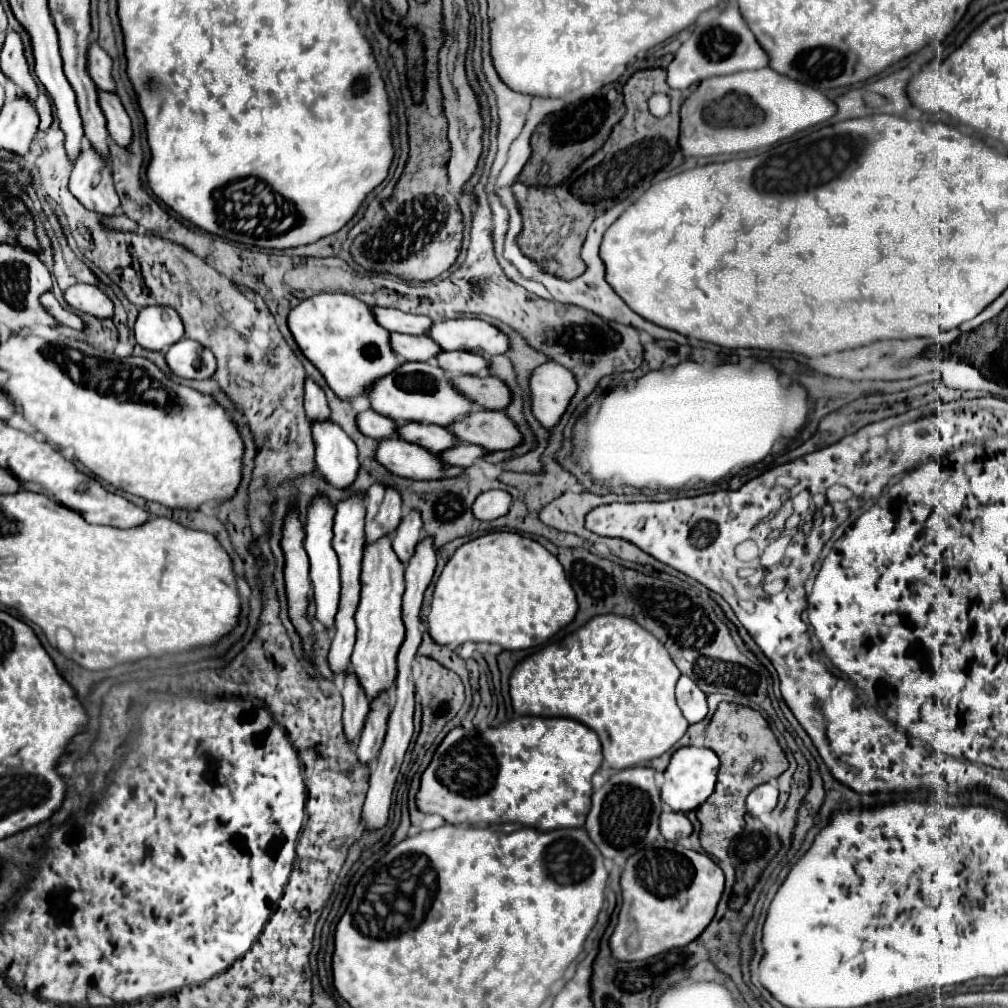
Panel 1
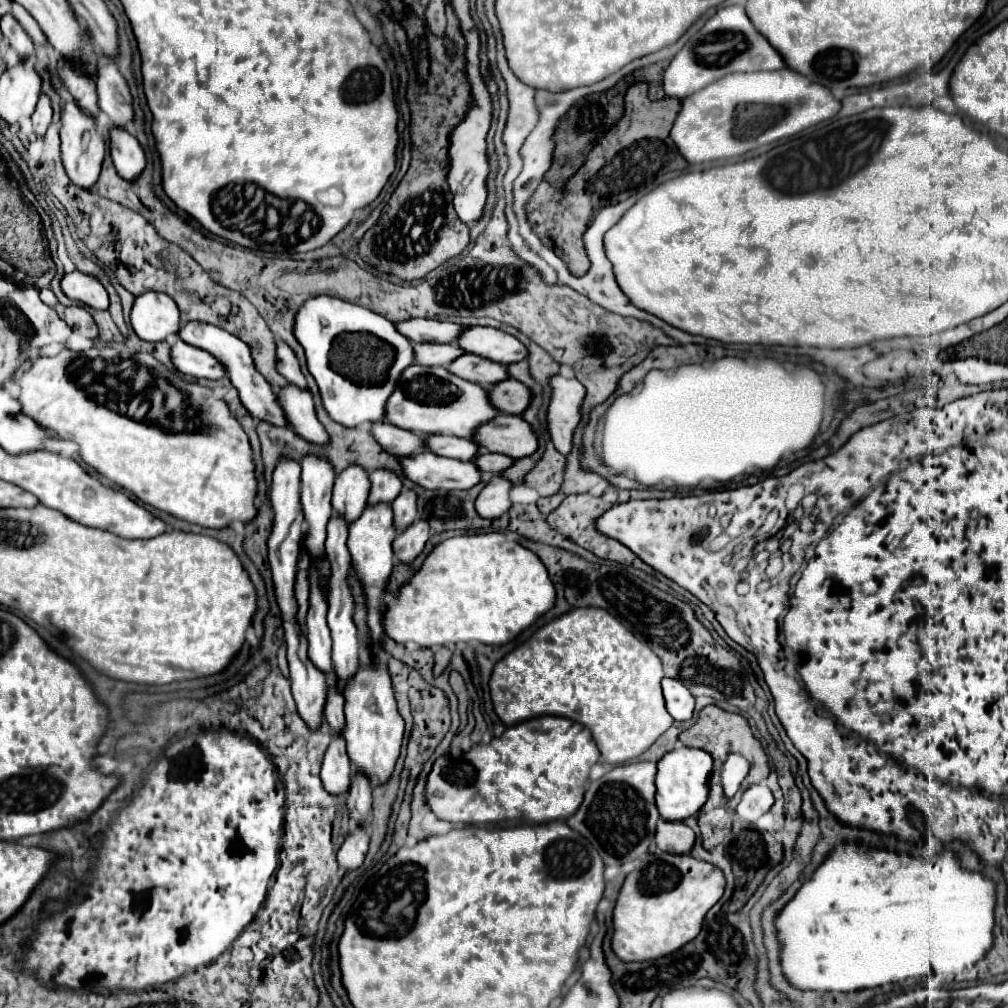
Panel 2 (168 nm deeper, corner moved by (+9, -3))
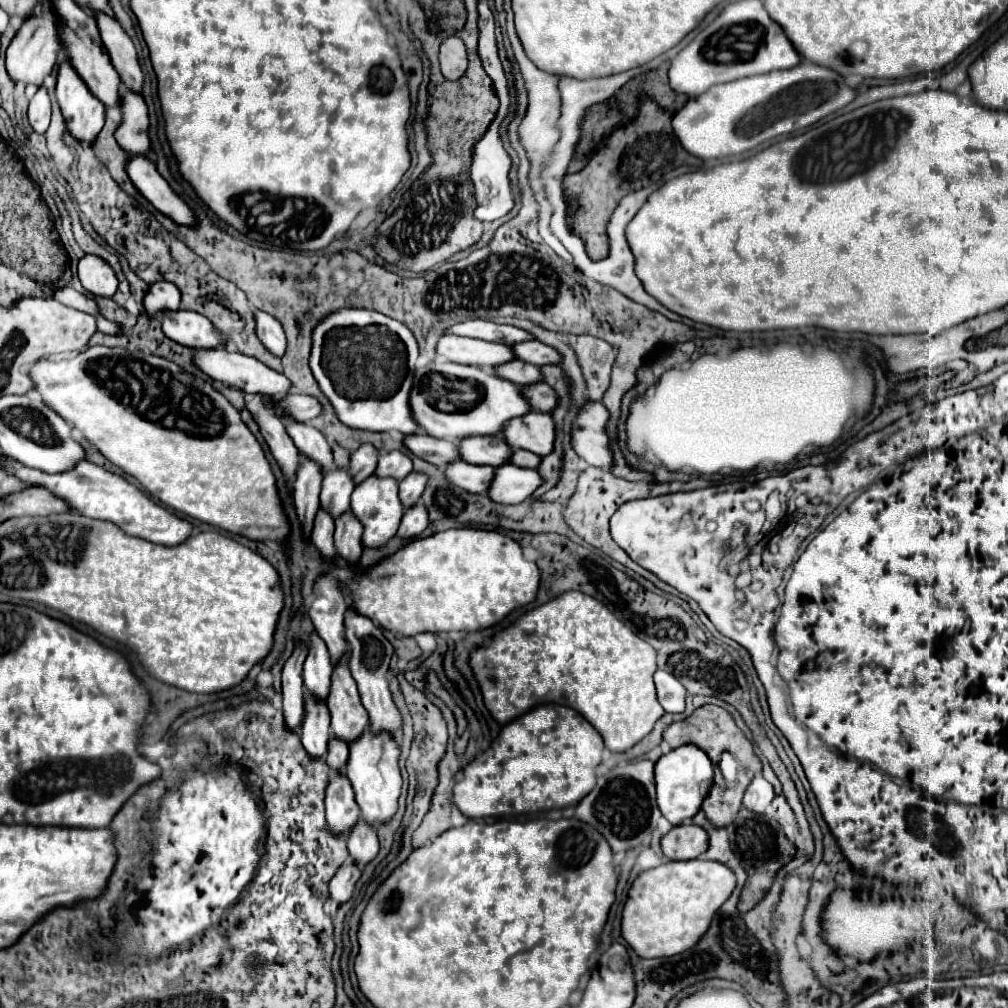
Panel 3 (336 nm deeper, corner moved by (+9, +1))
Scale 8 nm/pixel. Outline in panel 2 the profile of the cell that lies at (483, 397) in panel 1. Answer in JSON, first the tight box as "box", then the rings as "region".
{"box":[489,379,529,415],"region":[[[515,379],[499,381],[489,389],[489,401],[501,413],[521,415],[529,405],[529,389]]]}

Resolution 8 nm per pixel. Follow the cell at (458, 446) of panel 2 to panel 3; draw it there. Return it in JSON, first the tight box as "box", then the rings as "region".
{"box":[459,435,511,467],"region":[[[503,435],[493,437],[467,437],[459,443],[461,459],[473,465],[491,465],[501,467],[511,459],[511,447]]]}

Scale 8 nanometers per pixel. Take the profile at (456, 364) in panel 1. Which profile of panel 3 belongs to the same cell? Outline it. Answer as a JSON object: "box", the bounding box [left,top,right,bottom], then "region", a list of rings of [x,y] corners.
{"box":[495,359,545,387],"region":[[[521,359],[517,361],[511,361],[509,365],[503,365],[501,369],[495,369],[495,373],[499,377],[505,377],[521,387],[529,387],[529,385],[535,385],[535,383],[541,383],[545,381],[543,379],[543,373],[537,365],[531,365],[531,363],[525,363]]]}

